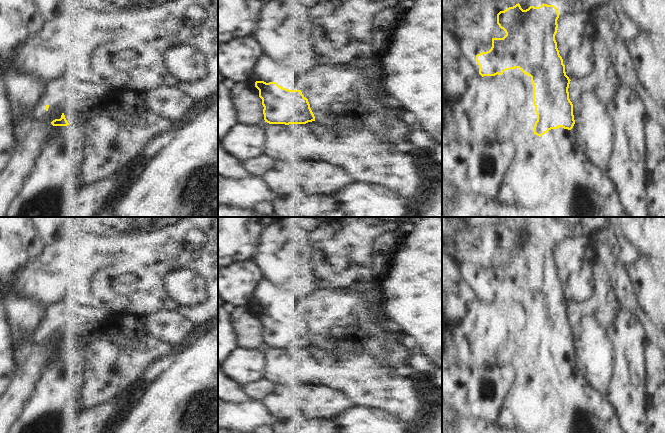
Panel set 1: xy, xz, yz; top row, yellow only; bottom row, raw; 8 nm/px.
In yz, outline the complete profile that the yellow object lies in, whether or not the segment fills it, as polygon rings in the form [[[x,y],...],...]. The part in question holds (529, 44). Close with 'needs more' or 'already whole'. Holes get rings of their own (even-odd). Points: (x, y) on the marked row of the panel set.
[[[518,3],[500,11],[497,24],[506,35],[503,38],[492,38],[491,49],[476,55],[479,74],[482,77],[502,75],[506,70],[519,68],[531,77],[533,104],[537,114],[533,133],[543,140],[553,141],[563,154],[561,166],[553,172],[564,185],[563,195],[557,200],[561,208],[560,217],[625,217],[608,174],[592,165],[571,137],[571,129],[575,124],[573,104],[568,92],[571,80],[566,75],[555,40],[559,15],[554,5],[544,3],[539,7],[530,6],[526,10]]] | needs more

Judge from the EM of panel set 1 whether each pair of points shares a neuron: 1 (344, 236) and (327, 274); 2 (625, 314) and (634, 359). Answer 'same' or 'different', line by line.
1: same
2: same

